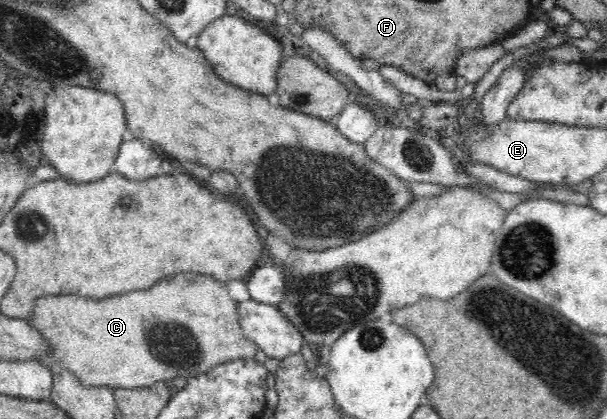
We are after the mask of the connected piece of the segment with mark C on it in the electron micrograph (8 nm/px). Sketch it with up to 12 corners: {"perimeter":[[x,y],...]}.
{"perimeter":[[225,283],[41,297],[46,365],[153,387],[254,357]]}

